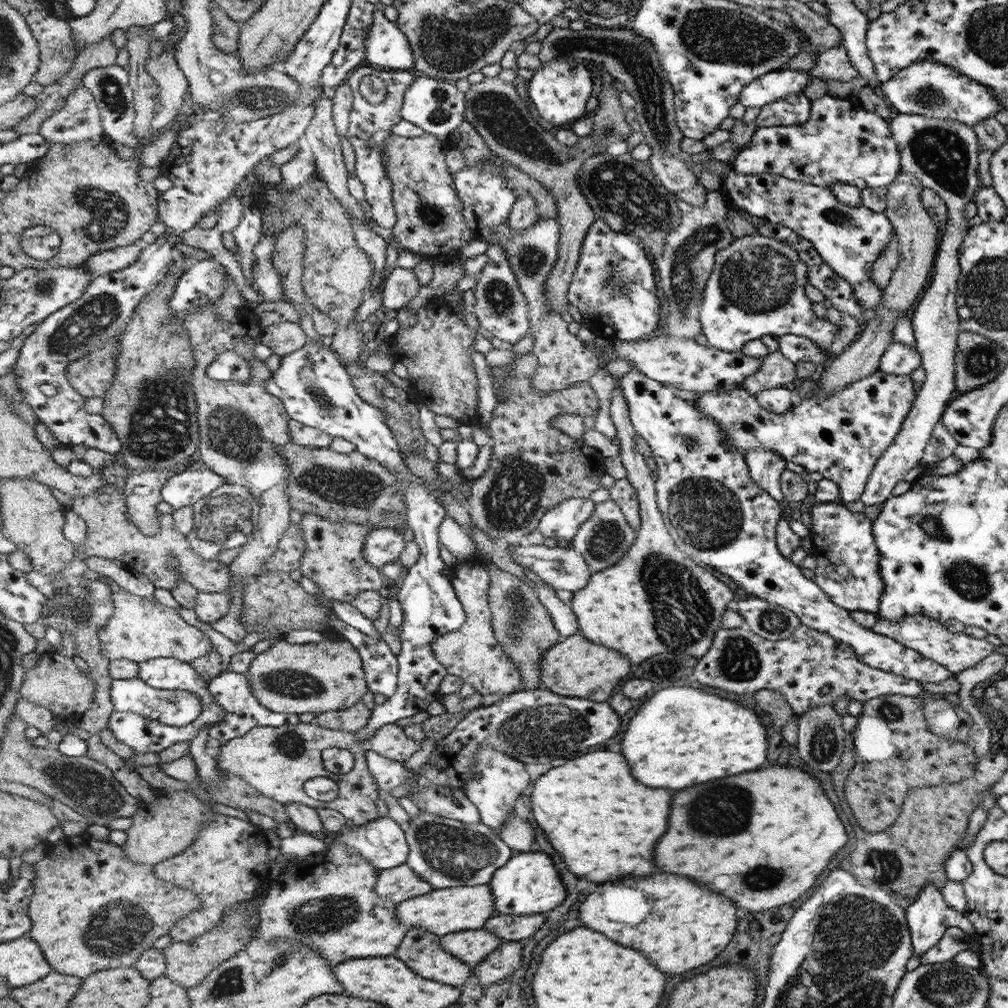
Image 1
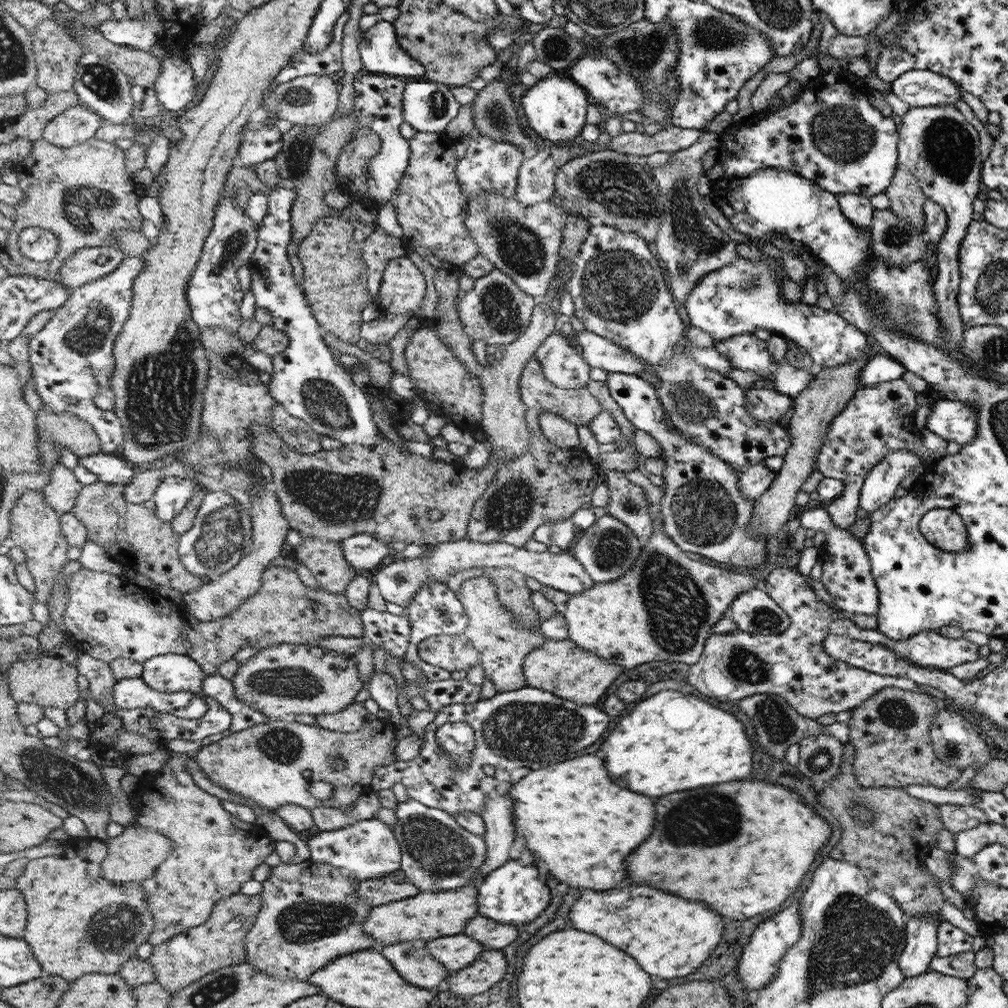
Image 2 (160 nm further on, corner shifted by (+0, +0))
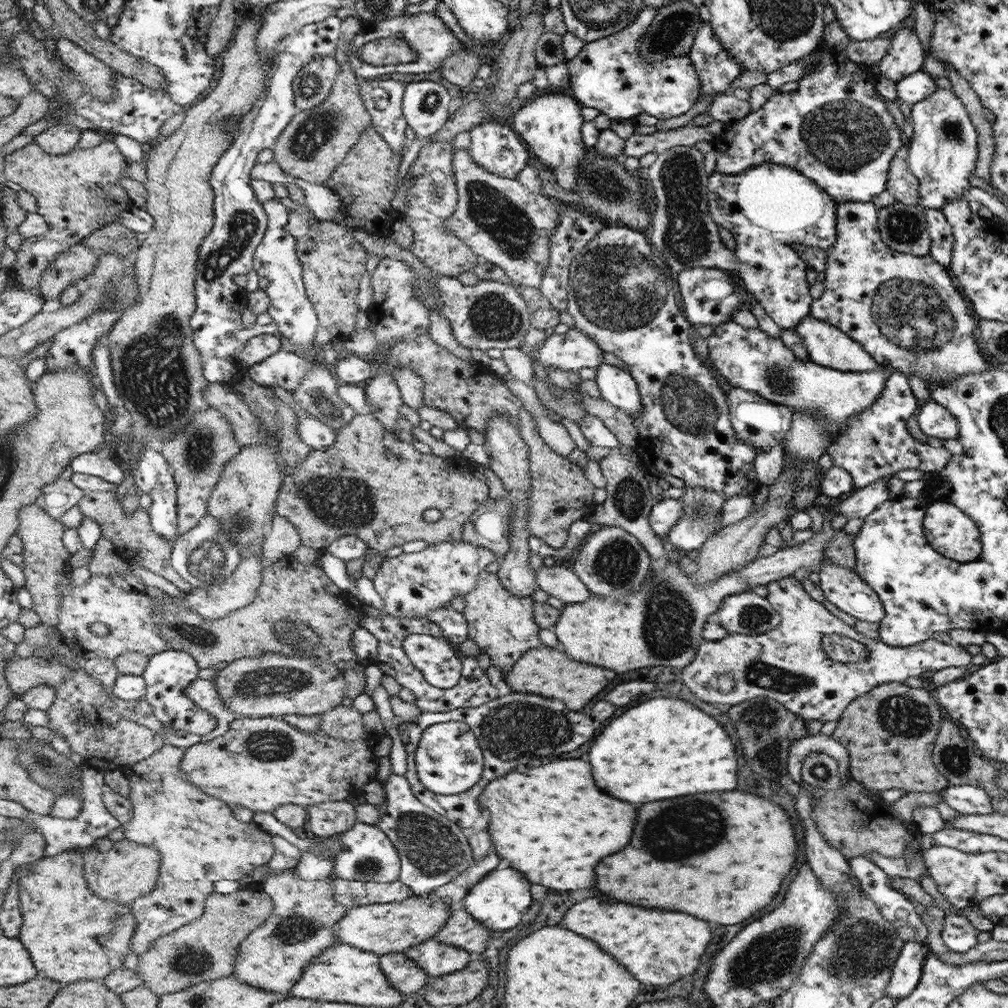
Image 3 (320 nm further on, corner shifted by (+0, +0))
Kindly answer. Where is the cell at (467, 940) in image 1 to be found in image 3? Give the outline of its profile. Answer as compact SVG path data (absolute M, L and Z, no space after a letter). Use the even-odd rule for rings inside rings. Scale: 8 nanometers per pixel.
M434 938L403 950L403 953L416 962L426 972L428 978L458 973L474 958L469 951L442 944Z

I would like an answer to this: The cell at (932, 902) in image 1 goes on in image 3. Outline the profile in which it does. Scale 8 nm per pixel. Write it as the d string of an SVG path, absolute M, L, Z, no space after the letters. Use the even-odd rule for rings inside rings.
M909 940L904 944L893 966L893 978L885 997L900 1002L917 989L924 973L925 956L928 951L929 945L926 942Z

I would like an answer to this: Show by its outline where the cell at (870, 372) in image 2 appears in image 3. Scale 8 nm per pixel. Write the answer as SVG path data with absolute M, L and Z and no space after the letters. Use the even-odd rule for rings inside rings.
M728 321L713 328L708 339L708 358L718 374L734 388L742 388L761 395L762 398L788 406L793 412L816 412L823 418L827 430L836 441L847 429L851 417L871 408L881 397L893 368L845 373L822 366L812 359L798 359L782 339L766 334L759 327L743 327Z

